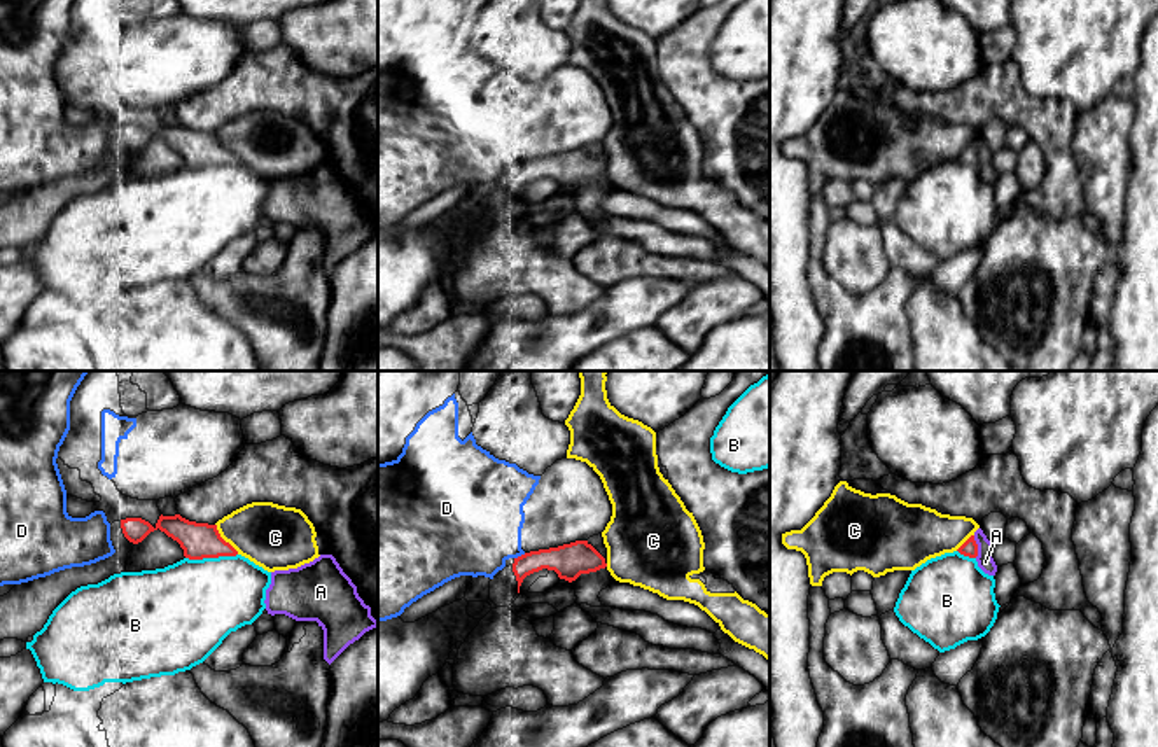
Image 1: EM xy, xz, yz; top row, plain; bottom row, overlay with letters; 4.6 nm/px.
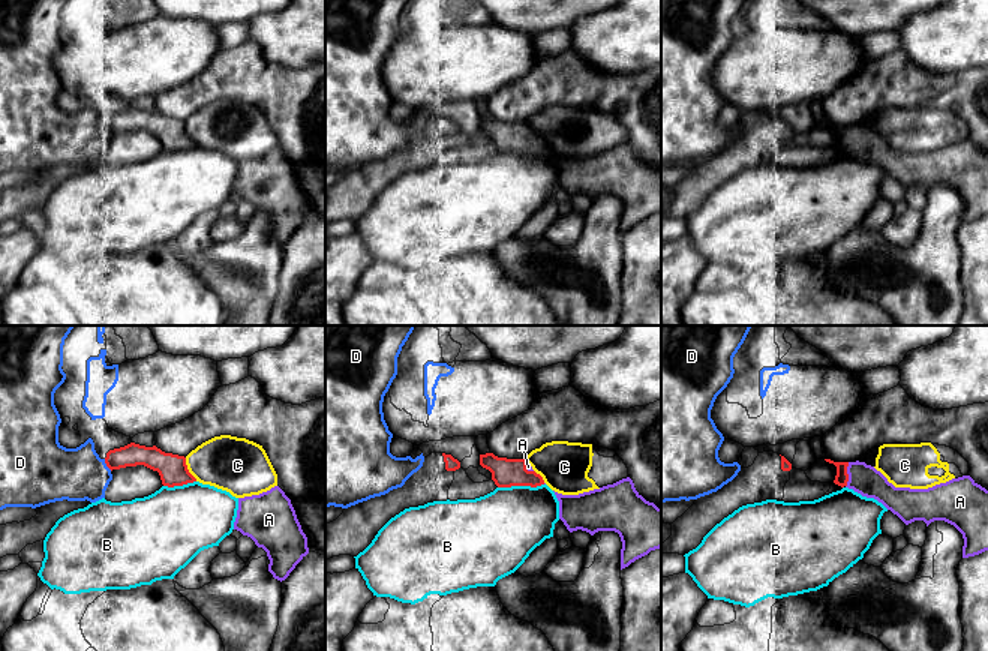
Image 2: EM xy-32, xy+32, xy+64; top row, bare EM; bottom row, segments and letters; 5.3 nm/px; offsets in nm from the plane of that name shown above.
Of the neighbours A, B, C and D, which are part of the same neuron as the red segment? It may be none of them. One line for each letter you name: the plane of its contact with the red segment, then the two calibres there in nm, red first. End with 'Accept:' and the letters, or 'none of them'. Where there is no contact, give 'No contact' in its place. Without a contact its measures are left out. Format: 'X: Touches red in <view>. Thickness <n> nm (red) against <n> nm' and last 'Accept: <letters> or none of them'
A: Touches red in yz. Thickness 80 nm (red) against 80 nm
Accept: A

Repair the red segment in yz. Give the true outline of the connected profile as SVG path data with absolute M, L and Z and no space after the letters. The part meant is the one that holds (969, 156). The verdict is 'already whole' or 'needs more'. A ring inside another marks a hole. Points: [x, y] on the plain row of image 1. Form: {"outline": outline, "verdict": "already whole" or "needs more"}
{"outline": "M978 136L957 159L964 164L974 166L978 175L988 182L995 184L997 173L992 166L994 152L987 147L981 136Z", "verdict": "needs more"}

